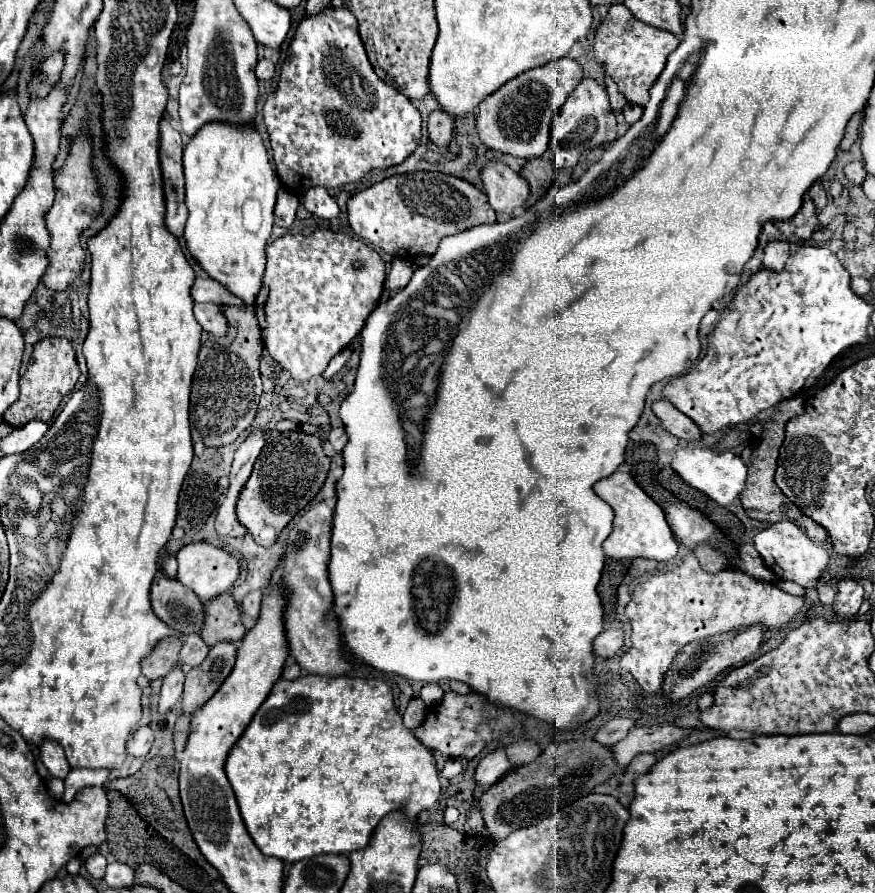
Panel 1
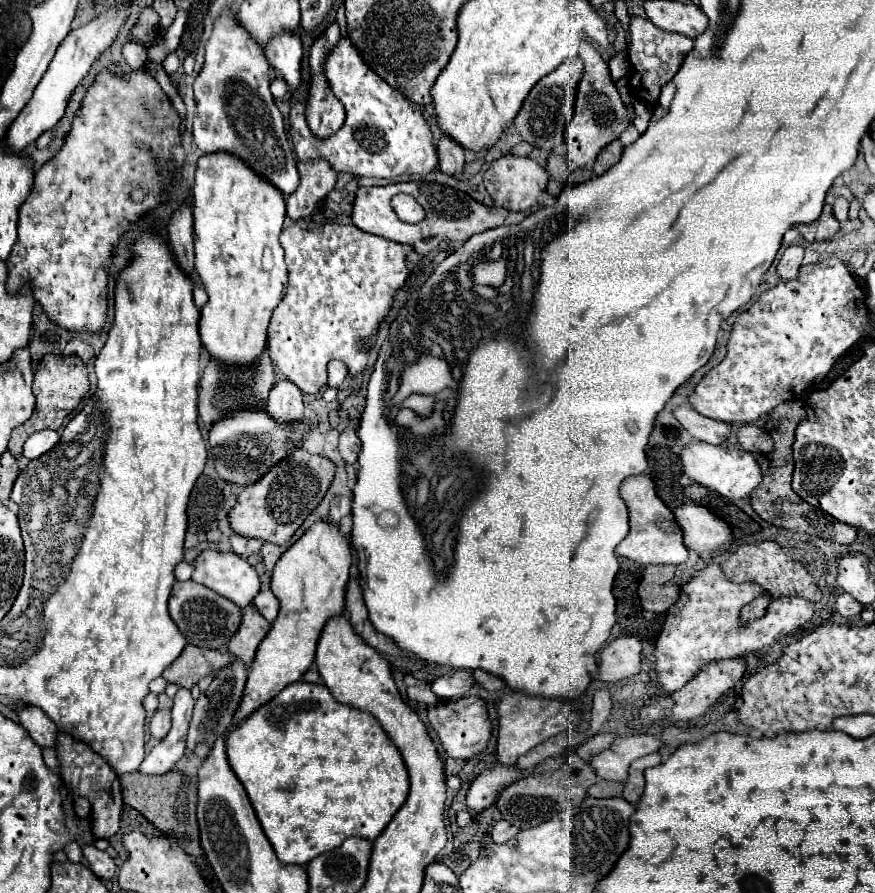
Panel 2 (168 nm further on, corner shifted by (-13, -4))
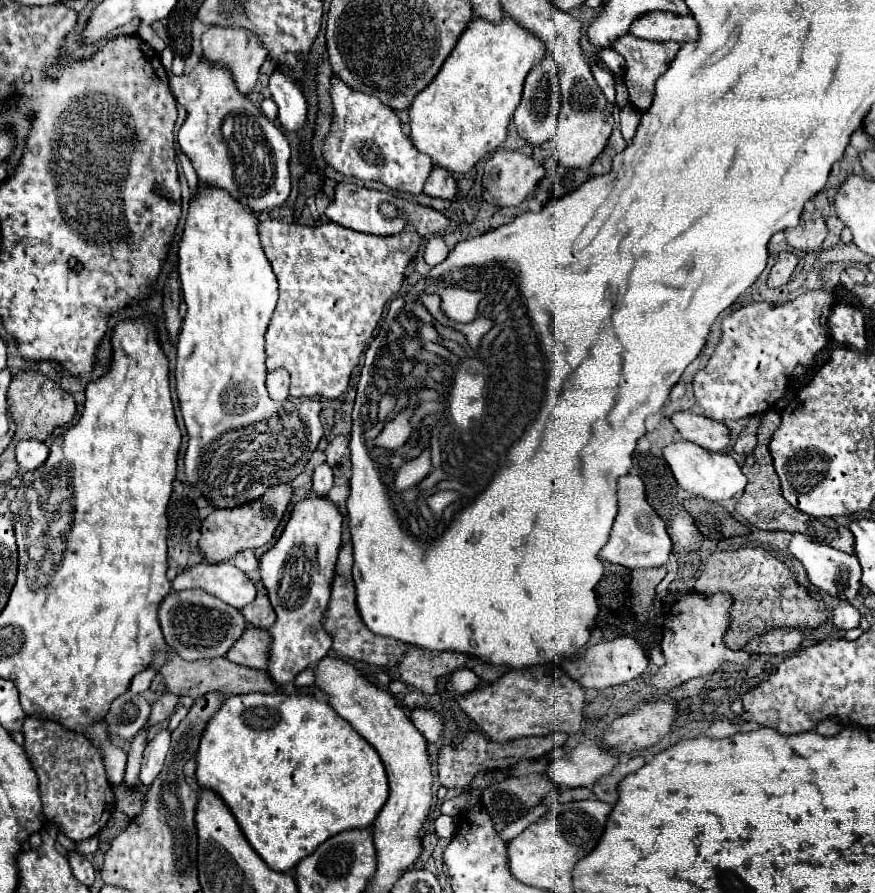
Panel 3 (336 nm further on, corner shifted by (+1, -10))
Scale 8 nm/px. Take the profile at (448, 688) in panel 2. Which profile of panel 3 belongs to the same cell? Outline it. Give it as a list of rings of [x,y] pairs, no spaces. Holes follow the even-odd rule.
[[[458,669],[450,675],[448,687],[456,693],[468,693],[480,685],[480,677],[470,669]]]

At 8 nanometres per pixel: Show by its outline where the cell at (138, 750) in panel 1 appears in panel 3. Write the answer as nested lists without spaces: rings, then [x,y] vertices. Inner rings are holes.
[[[164,693],[164,695],[152,705],[152,713],[150,713],[148,725],[154,727],[154,725],[166,721],[166,719],[174,713],[174,709],[176,709],[176,705],[178,705],[178,699],[180,699],[180,697],[174,695],[174,693]]]

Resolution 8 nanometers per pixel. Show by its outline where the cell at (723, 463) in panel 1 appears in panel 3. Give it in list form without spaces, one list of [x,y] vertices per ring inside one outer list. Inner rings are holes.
[[[676,441],[670,443],[668,447],[662,449],[662,455],[666,459],[666,463],[670,465],[678,485],[698,497],[704,497],[708,501],[724,501],[724,499],[732,499],[734,495],[742,493],[746,487],[746,477],[740,469],[740,465],[726,453],[712,453],[706,451],[702,447],[698,447],[696,443],[690,441]]]

